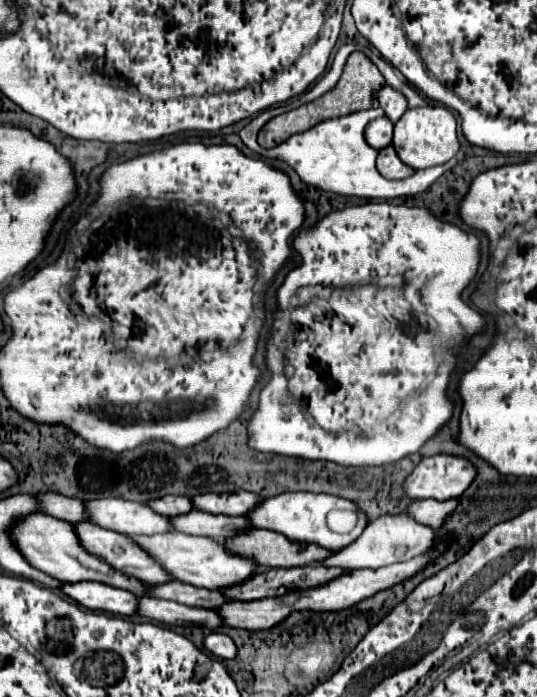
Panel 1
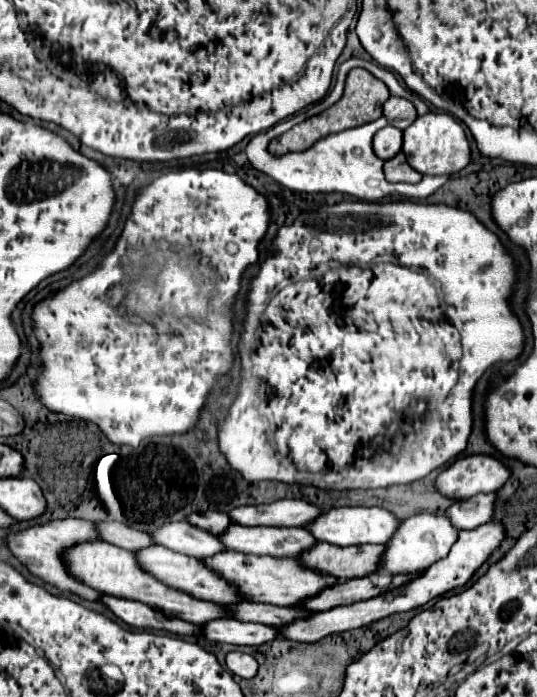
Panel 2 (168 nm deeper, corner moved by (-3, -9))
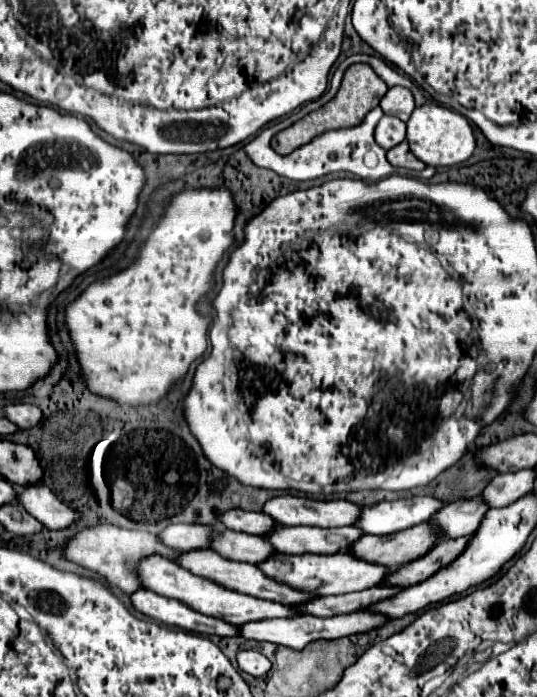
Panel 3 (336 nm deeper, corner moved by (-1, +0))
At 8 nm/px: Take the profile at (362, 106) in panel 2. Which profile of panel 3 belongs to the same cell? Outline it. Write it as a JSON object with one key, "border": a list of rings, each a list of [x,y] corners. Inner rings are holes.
{"border":[[[355,63],[351,65],[345,75],[343,75],[343,81],[341,81],[341,87],[337,91],[337,95],[327,103],[323,105],[321,109],[305,115],[303,119],[299,119],[297,123],[293,123],[291,127],[279,131],[273,141],[271,141],[271,147],[279,153],[279,155],[289,155],[293,153],[295,149],[299,149],[301,145],[309,143],[311,139],[315,139],[317,135],[325,133],[325,131],[331,131],[331,129],[341,129],[341,127],[355,127],[359,125],[365,115],[379,105],[381,97],[387,93],[387,85],[381,81],[381,77],[377,77],[377,73],[373,73],[373,69],[365,63]]]}

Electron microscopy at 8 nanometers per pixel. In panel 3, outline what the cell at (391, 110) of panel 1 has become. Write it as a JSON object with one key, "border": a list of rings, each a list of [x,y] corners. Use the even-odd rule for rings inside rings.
{"border":[[[391,87],[381,99],[381,109],[387,115],[395,115],[401,121],[407,121],[415,109],[411,91],[405,87]]]}

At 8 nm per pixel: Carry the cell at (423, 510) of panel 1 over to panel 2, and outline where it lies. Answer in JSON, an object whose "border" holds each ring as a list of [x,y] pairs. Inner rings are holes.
{"border":[[[479,494],[469,500],[459,500],[451,504],[445,516],[451,518],[453,526],[459,526],[459,530],[475,528],[491,518],[493,502],[495,502],[495,494]]]}

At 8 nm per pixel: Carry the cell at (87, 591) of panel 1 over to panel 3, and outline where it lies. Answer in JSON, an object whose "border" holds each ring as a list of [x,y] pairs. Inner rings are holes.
{"border":[[[141,589],[141,591],[133,593],[131,601],[141,613],[145,613],[157,621],[163,621],[167,625],[175,625],[175,627],[181,627],[181,629],[187,629],[193,633],[201,633],[201,635],[219,635],[219,637],[237,637],[239,635],[237,625],[225,623],[223,619],[203,615],[203,613],[187,607],[183,601],[157,595],[149,589]]]}

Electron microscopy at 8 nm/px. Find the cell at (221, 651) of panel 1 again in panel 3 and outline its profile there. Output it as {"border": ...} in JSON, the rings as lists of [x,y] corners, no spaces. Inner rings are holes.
{"border":[[[241,651],[237,655],[237,663],[239,663],[241,671],[245,671],[253,677],[261,677],[271,669],[271,661],[257,651]]]}

